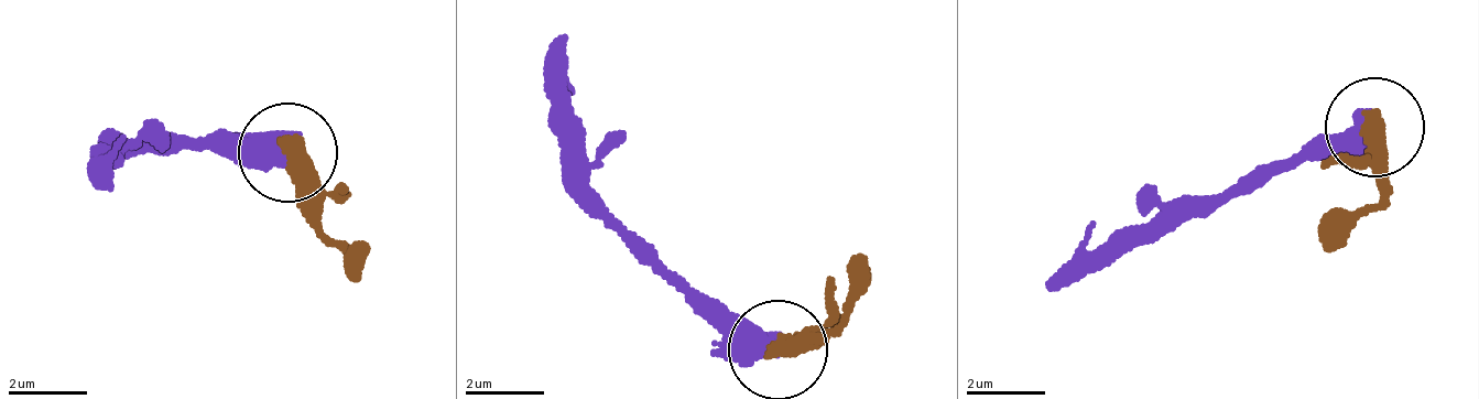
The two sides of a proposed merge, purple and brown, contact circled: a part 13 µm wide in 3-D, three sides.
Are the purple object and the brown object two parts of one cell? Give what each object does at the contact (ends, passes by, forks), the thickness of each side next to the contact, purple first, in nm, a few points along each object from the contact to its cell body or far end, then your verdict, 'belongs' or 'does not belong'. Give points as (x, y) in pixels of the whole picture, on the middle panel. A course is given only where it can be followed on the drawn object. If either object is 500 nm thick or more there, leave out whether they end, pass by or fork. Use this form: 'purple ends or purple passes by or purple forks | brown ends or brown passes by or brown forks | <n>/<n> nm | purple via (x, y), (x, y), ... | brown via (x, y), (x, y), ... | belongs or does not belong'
650/550 nm | purple via (779, 358), (740, 356), (635, 251), (589, 179), (565, 34) | brown via (779, 348), (827, 329), (858, 250) | does not belong

